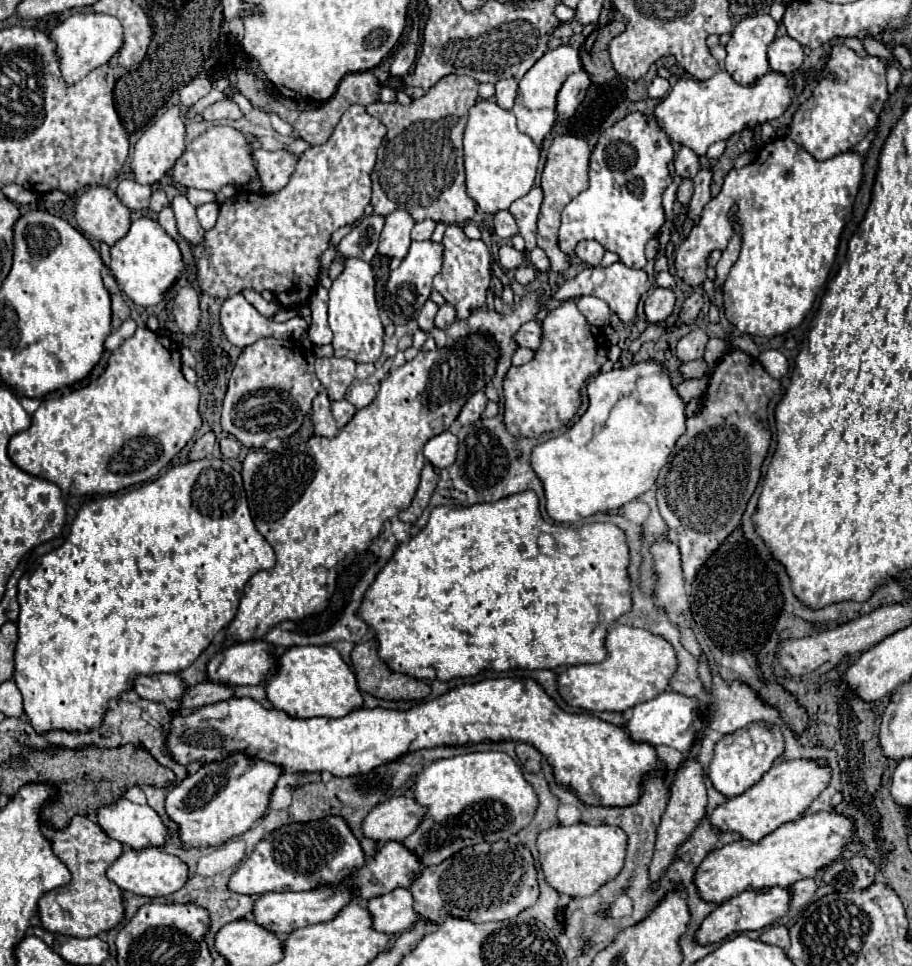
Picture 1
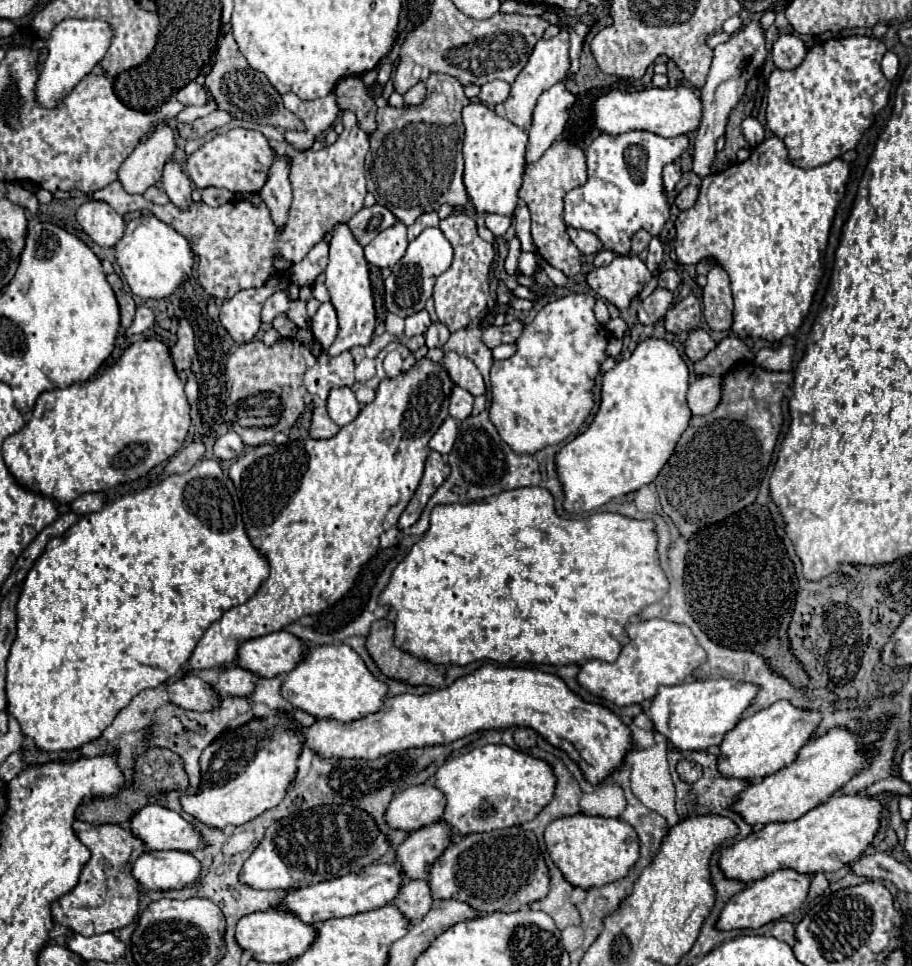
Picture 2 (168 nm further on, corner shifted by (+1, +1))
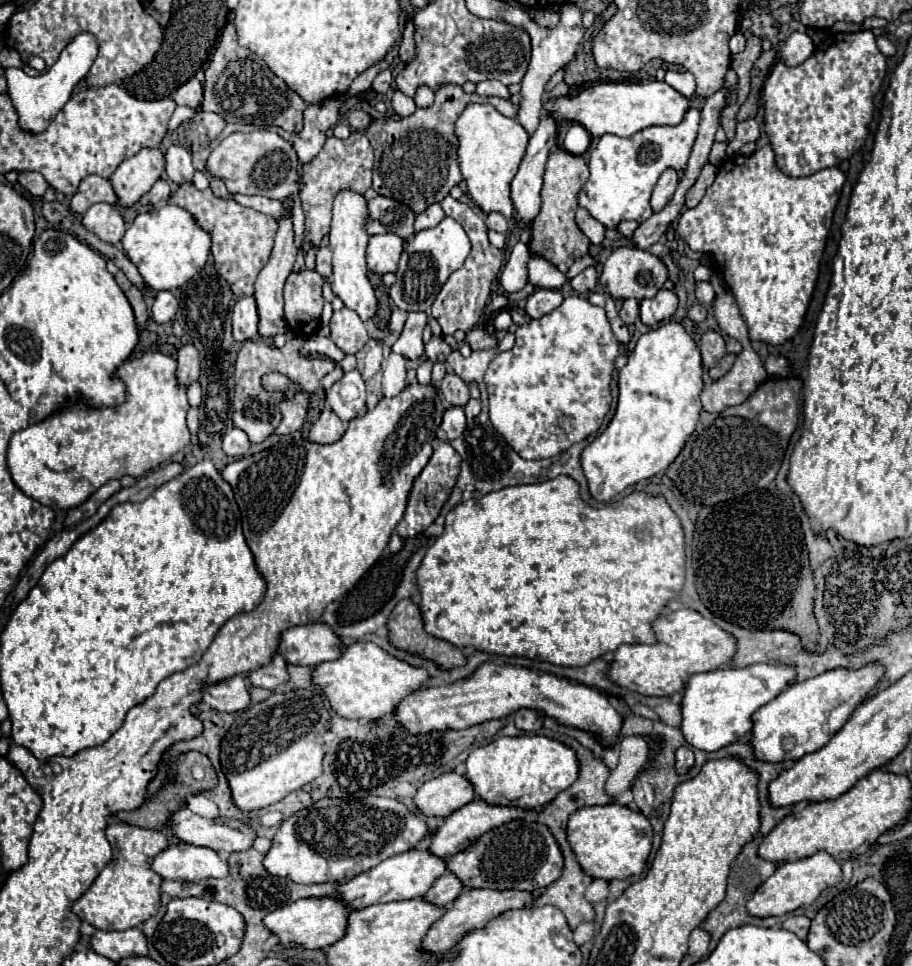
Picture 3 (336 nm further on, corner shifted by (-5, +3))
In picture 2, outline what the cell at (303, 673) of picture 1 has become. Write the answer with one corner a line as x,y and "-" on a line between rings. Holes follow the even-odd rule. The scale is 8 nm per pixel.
339,642
307,650
303,660
285,676
281,696
291,702
293,708
299,708
315,718
351,722
377,712
387,696
387,686
373,678
357,652

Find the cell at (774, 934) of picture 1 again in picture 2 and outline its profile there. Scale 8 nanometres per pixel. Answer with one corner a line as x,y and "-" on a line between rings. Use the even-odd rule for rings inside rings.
785,920
775,922
775,926
773,926
773,930
771,930
771,936
775,936
777,940
787,942
789,946
795,944
795,928
793,928
793,924
789,924
789,922
785,922

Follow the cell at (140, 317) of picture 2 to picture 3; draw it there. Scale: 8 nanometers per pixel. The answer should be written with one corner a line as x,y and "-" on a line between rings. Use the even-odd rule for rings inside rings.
169,290
157,292
157,298
155,298
153,308
151,308
151,312
153,312
153,320
155,320
157,324
169,322
169,320
175,316
177,308
179,308
179,302
177,302
177,298
175,298

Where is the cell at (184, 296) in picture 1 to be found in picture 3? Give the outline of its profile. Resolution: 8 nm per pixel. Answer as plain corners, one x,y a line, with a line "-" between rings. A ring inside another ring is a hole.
193,344
181,346
177,354
177,382
179,386
189,386
199,380
199,352

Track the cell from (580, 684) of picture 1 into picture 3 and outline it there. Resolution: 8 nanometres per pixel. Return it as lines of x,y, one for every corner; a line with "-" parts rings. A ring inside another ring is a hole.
691,608
663,612
653,622
653,630
657,634
657,644
623,644
617,648
609,668
609,676
615,684
647,696
681,694
689,676
727,666
737,650
733,634
721,630
715,622

